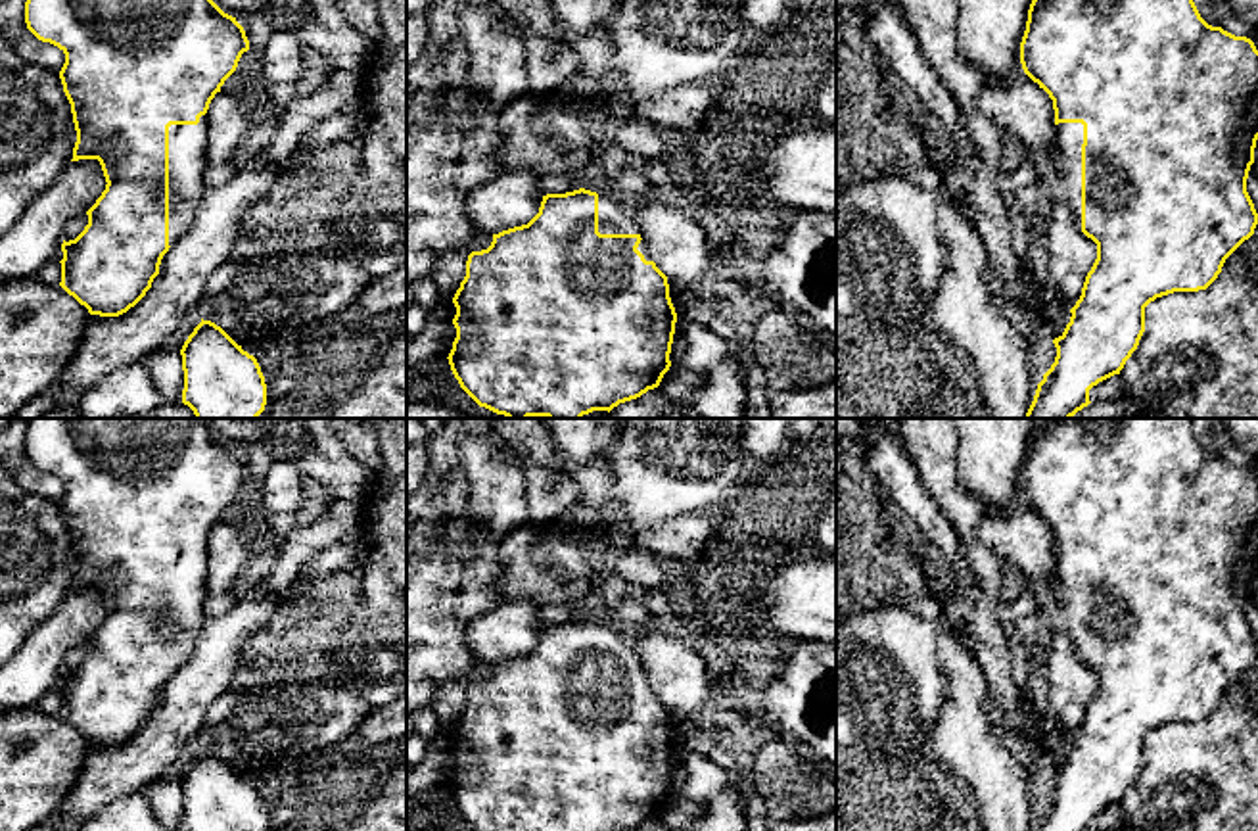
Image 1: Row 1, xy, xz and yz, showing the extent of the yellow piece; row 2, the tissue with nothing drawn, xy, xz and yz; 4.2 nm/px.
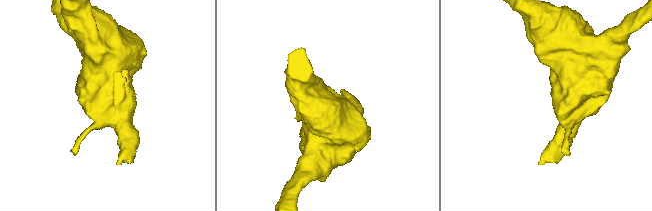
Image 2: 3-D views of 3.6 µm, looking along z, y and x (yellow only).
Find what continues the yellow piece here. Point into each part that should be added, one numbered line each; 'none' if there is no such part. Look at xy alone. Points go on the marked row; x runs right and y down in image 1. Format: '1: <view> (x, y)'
1: xy (186, 142)

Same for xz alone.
1: xz (614, 217)

